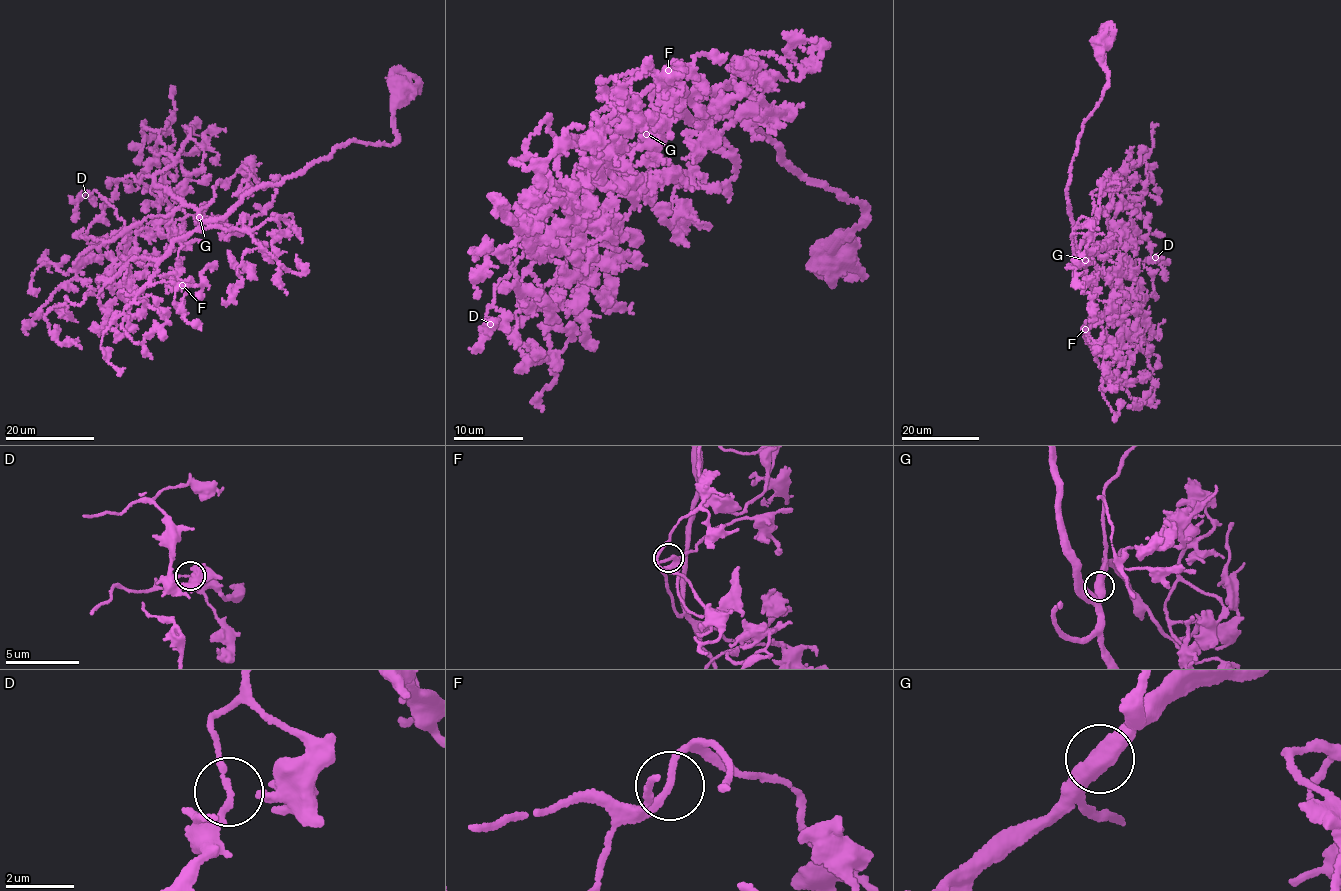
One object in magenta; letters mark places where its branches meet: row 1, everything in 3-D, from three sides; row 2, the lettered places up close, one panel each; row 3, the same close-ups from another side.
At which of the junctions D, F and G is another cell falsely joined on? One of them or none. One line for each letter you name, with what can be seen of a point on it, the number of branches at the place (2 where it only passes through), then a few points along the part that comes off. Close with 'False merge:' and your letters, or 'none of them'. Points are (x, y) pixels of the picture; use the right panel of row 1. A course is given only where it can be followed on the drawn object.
False merge: none of them

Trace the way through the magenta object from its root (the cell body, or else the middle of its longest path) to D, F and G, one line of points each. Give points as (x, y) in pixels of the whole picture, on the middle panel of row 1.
D: (831, 250), (864, 219), (862, 204), (794, 172), (744, 117), (674, 115), (558, 198), (495, 286), (490, 325)
F: (831, 250), (867, 212), (794, 172), (744, 117), (687, 113), (630, 130), (625, 82), (668, 70)
G: (831, 250), (838, 232), (851, 236), (867, 212), (794, 172), (744, 117), (674, 115), (646, 134)

